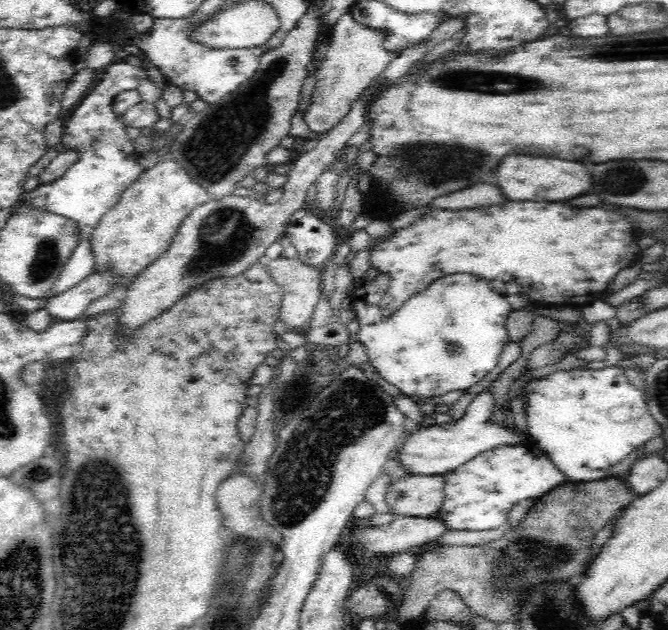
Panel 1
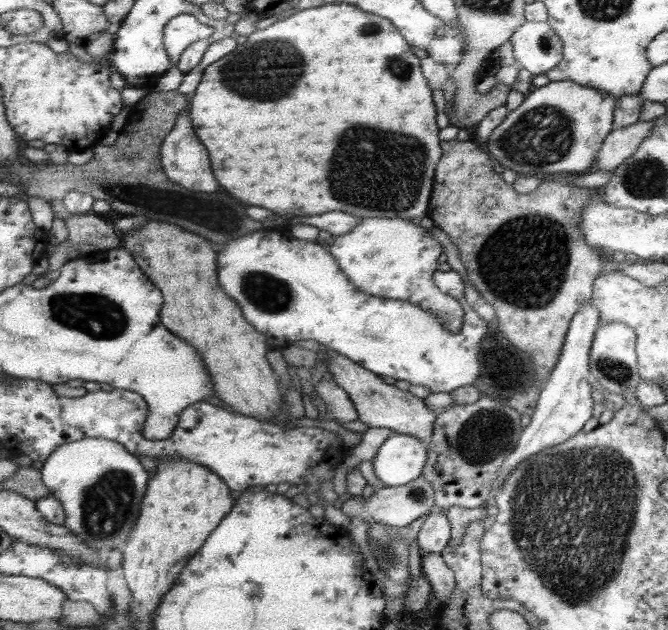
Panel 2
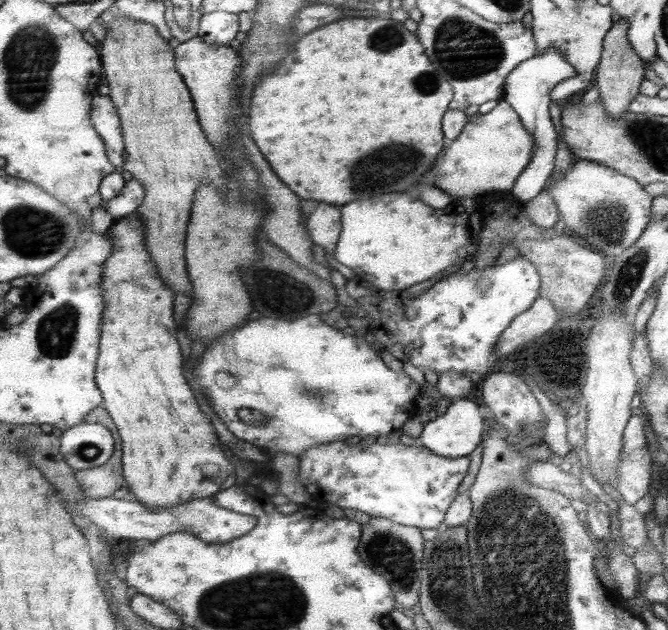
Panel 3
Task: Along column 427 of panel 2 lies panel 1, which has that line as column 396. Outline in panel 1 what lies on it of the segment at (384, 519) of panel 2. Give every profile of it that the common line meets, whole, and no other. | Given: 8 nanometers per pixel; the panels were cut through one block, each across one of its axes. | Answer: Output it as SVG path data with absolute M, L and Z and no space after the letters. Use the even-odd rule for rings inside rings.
M441 474L398 478L388 486L385 500L396 515L433 517L443 505L444 480Z

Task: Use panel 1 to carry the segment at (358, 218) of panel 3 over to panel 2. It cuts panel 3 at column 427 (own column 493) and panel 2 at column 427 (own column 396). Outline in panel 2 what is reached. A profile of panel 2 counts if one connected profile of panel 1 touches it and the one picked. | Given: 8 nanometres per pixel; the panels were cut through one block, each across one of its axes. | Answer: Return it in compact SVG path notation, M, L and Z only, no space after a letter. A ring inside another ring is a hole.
M365 218L349 234L337 235L329 250L359 290L377 298L387 296L391 300L417 302L421 309L441 318L450 331L457 332L464 323L464 307L453 296L439 290L433 280L443 246L433 238L430 229L417 224L406 218Z

